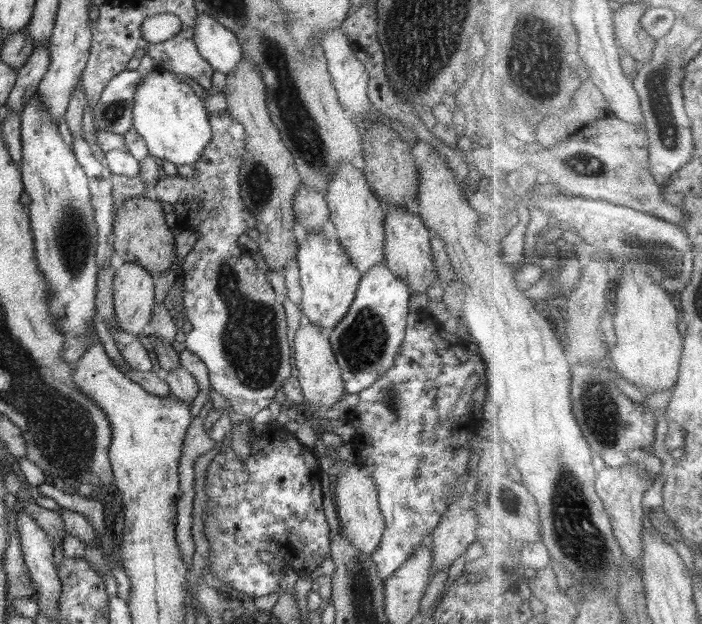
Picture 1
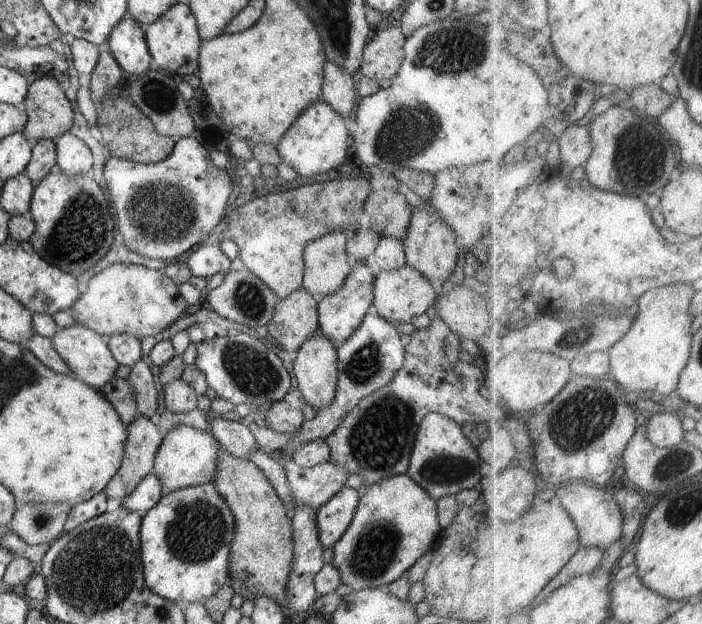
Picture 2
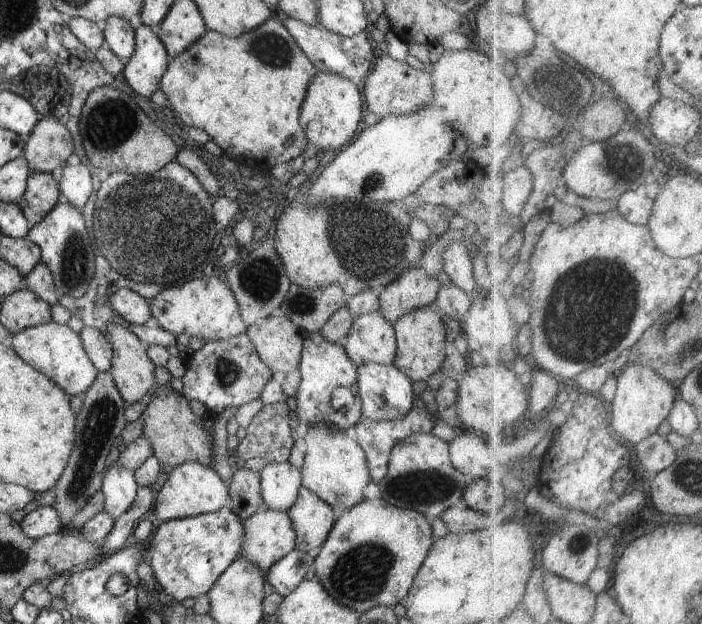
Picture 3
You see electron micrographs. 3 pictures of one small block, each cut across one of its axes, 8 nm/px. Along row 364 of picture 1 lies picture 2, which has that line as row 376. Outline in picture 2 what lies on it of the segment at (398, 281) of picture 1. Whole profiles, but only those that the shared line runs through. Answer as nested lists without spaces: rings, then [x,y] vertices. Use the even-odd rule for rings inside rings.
[[[370,311],[361,322],[361,325],[337,346],[338,370],[337,389],[334,400],[318,410],[314,419],[306,421],[298,435],[288,446],[283,448],[286,456],[292,456],[297,446],[316,439],[325,439],[334,432],[335,428],[344,420],[344,417],[356,404],[371,392],[382,388],[398,372],[403,365],[405,346],[400,341],[398,325]]]

